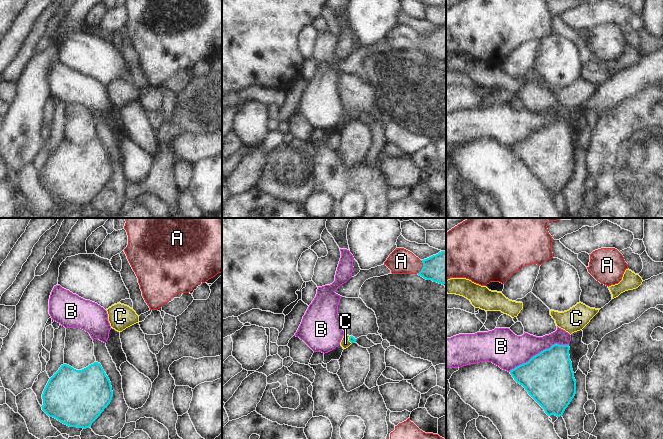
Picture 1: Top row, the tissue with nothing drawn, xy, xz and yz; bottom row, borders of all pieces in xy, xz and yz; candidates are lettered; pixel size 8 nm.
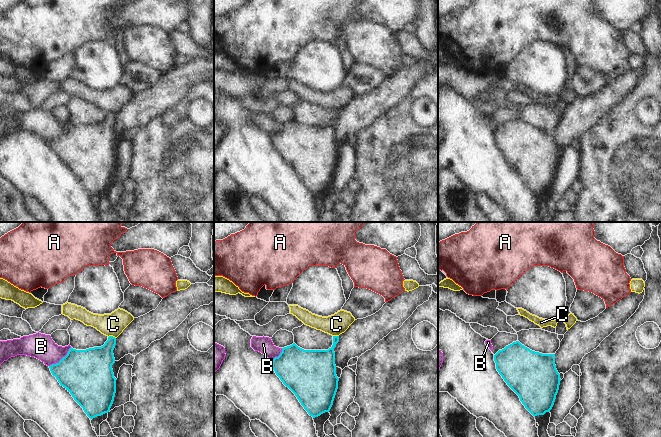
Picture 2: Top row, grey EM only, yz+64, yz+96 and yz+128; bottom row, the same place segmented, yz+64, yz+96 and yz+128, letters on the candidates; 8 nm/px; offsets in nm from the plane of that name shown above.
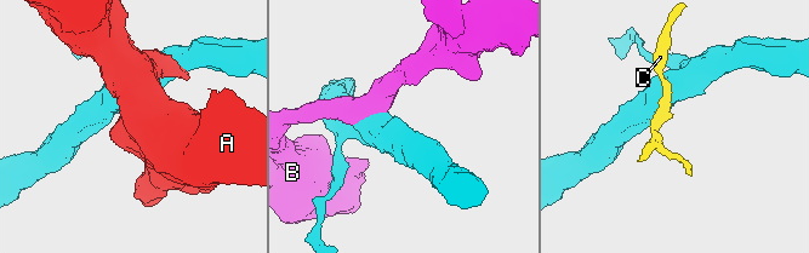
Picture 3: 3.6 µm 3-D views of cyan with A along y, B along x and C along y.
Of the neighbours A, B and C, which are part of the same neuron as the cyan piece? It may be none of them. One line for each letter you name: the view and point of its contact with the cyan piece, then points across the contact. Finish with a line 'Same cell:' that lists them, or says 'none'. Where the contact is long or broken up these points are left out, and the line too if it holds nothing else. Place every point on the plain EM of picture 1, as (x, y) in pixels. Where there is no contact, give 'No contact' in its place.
Same cell: none

